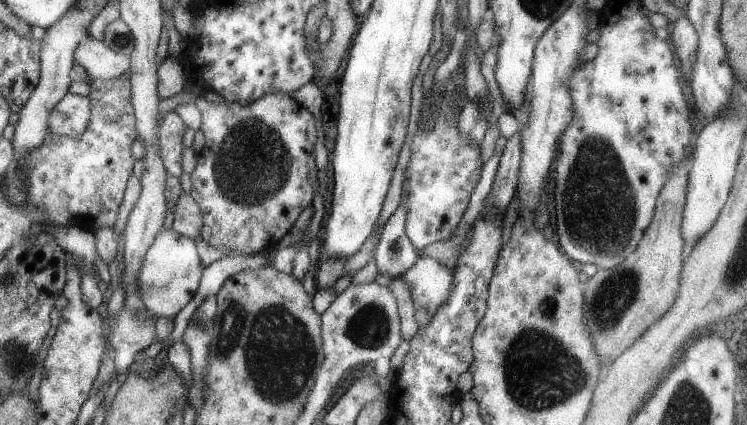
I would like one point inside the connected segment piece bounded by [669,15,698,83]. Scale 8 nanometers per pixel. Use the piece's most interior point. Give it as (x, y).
(685, 40)

